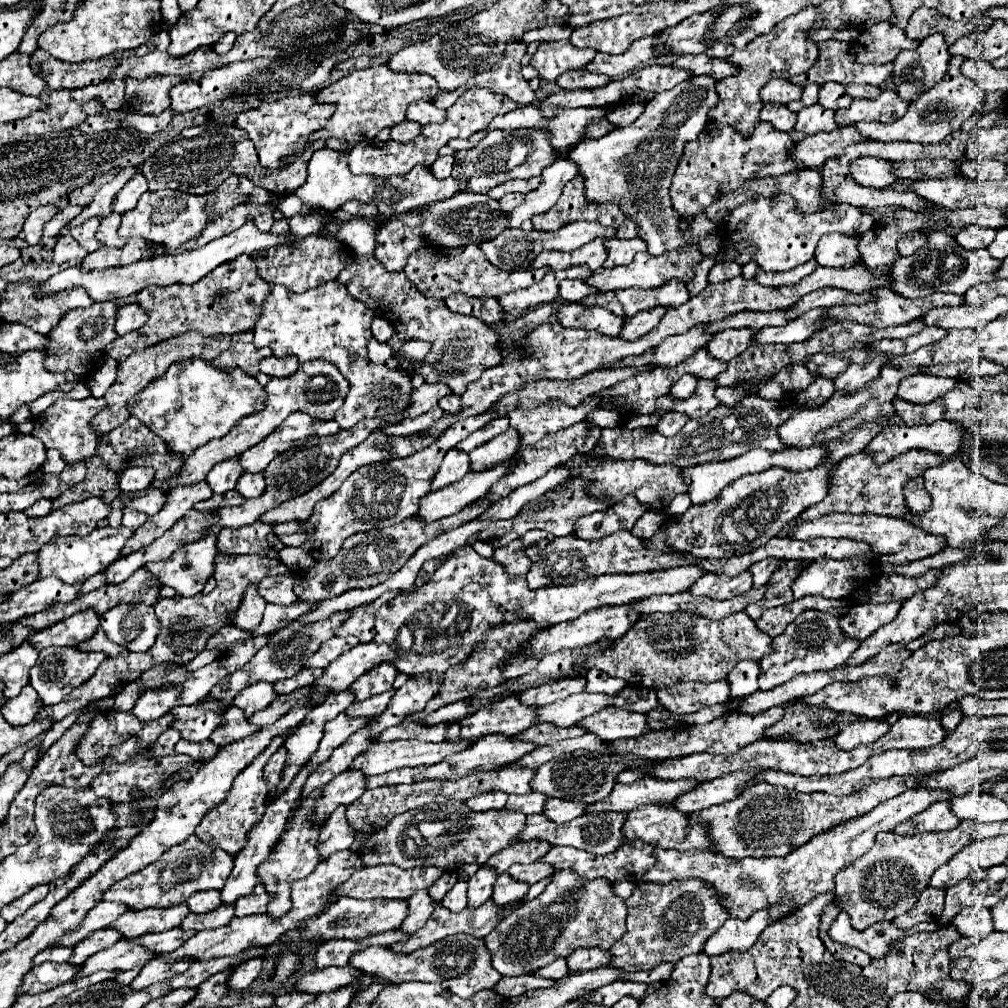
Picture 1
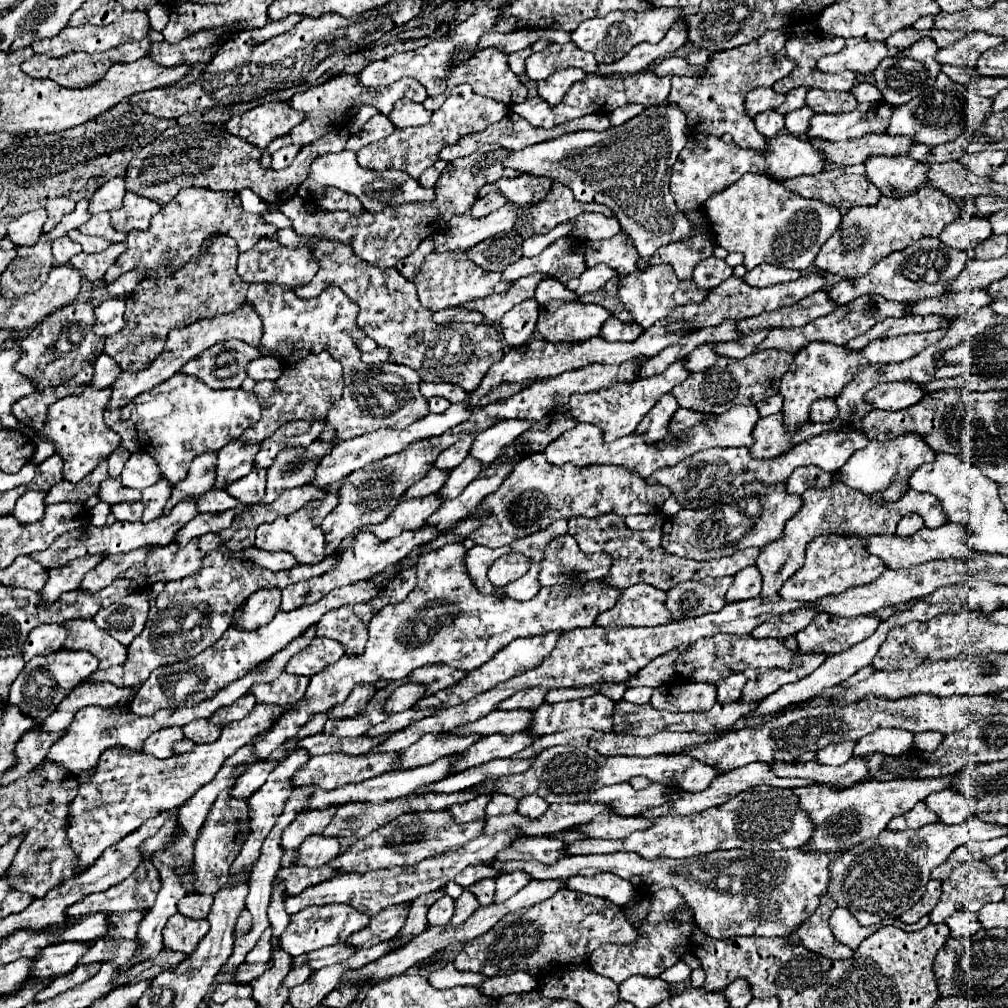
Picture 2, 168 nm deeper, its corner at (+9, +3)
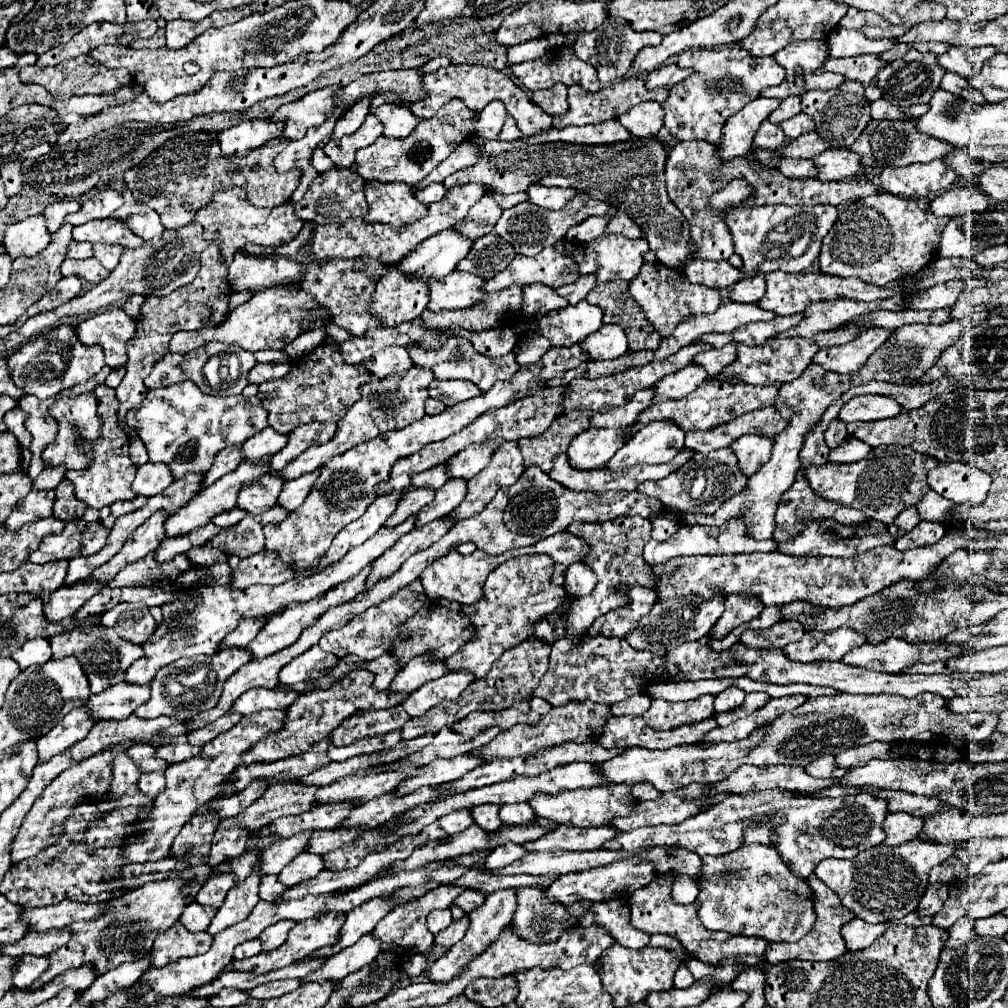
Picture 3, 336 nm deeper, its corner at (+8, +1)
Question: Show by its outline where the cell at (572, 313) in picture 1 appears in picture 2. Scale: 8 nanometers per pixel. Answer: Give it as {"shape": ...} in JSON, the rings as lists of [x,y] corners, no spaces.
{"shape":[[[550,302],[540,306],[538,332],[548,342],[584,342],[598,336],[610,312],[598,304]]]}

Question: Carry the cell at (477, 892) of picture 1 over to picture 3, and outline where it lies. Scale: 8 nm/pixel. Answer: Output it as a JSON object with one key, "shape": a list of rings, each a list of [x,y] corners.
{"shape":[[[465,914],[461,920],[453,920],[451,926],[447,926],[445,930],[441,930],[441,932],[435,936],[435,944],[437,944],[437,946],[445,946],[445,948],[457,944],[457,942],[465,936],[467,926],[469,926],[469,916]]]}

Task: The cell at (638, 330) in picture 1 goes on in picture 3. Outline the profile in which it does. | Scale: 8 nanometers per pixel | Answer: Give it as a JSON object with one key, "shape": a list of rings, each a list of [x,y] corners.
{"shape":[[[603,324],[601,330],[585,338],[581,346],[583,346],[583,352],[587,352],[591,360],[619,358],[629,350],[623,328],[615,324]]]}

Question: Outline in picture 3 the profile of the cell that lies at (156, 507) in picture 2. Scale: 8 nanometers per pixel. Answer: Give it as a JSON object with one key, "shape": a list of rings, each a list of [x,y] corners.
{"shape":[[[157,510],[151,518],[147,518],[133,534],[131,538],[123,544],[123,548],[119,550],[119,554],[115,554],[107,564],[99,566],[97,570],[93,570],[93,574],[89,576],[89,580],[99,580],[99,582],[109,582],[111,578],[115,578],[115,574],[125,568],[129,562],[135,562],[143,556],[147,556],[149,552],[155,552],[161,544],[161,540],[165,538],[165,530],[163,530],[163,522],[165,522],[167,512],[165,510]]]}

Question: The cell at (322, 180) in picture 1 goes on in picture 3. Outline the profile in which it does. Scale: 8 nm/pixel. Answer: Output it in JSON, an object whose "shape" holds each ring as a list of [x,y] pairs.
{"shape":[[[365,182],[363,192],[369,204],[369,212],[363,218],[365,222],[387,222],[393,226],[403,226],[423,218],[429,210],[429,206],[417,202],[413,190],[401,182]]]}

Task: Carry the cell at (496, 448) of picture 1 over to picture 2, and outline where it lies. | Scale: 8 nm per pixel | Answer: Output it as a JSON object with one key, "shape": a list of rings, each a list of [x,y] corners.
{"shape":[[[466,456],[466,460],[454,468],[446,480],[446,484],[440,488],[440,496],[442,500],[450,500],[462,494],[462,490],[482,472],[482,466],[478,464],[478,460],[474,460],[472,456]]]}

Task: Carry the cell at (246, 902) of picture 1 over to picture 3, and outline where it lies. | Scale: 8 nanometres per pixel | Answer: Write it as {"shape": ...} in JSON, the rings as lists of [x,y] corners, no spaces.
{"shape":[[[255,938],[255,940],[251,940],[251,942],[239,944],[239,946],[235,948],[235,958],[241,960],[241,958],[255,956],[255,954],[259,954],[259,952],[261,952],[261,942],[259,942],[259,938]]]}

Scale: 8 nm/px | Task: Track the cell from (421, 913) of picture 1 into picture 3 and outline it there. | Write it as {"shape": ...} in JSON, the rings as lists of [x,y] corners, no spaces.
{"shape":[[[365,934],[363,938],[359,938],[359,942],[355,942],[355,946],[349,946],[347,950],[341,950],[341,954],[333,954],[325,966],[313,974],[309,974],[307,978],[303,978],[301,982],[325,982],[325,980],[341,980],[351,972],[361,970],[363,966],[371,964],[375,960],[375,956],[381,952],[379,946],[379,938],[375,938],[375,934]]]}

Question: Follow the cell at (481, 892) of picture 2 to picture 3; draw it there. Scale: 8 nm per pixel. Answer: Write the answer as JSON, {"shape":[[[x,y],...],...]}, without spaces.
{"shape":[[[465,890],[461,896],[455,898],[455,904],[463,908],[463,912],[473,912],[485,902],[487,894],[479,894],[479,890]]]}

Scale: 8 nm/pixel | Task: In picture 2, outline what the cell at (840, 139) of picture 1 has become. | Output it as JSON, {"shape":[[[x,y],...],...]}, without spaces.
{"shape":[[[866,134],[858,140],[844,140],[844,142],[824,142],[824,140],[810,140],[818,150],[826,154],[830,162],[848,166],[848,164],[864,164],[870,156],[906,156],[908,150],[916,144],[910,136],[890,136],[882,134]]]}

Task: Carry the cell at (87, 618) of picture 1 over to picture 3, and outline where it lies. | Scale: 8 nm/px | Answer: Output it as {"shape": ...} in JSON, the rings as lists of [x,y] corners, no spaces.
{"shape":[[[35,638],[31,642],[25,642],[15,654],[13,660],[21,666],[21,670],[33,666],[33,664],[45,664],[51,660],[51,644],[47,638]]]}

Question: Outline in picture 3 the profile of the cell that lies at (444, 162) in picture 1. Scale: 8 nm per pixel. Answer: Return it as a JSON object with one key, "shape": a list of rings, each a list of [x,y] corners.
{"shape":[[[433,182],[433,184],[417,190],[415,196],[423,204],[433,204],[433,202],[437,202],[437,200],[441,200],[445,196],[445,186],[441,182]]]}

